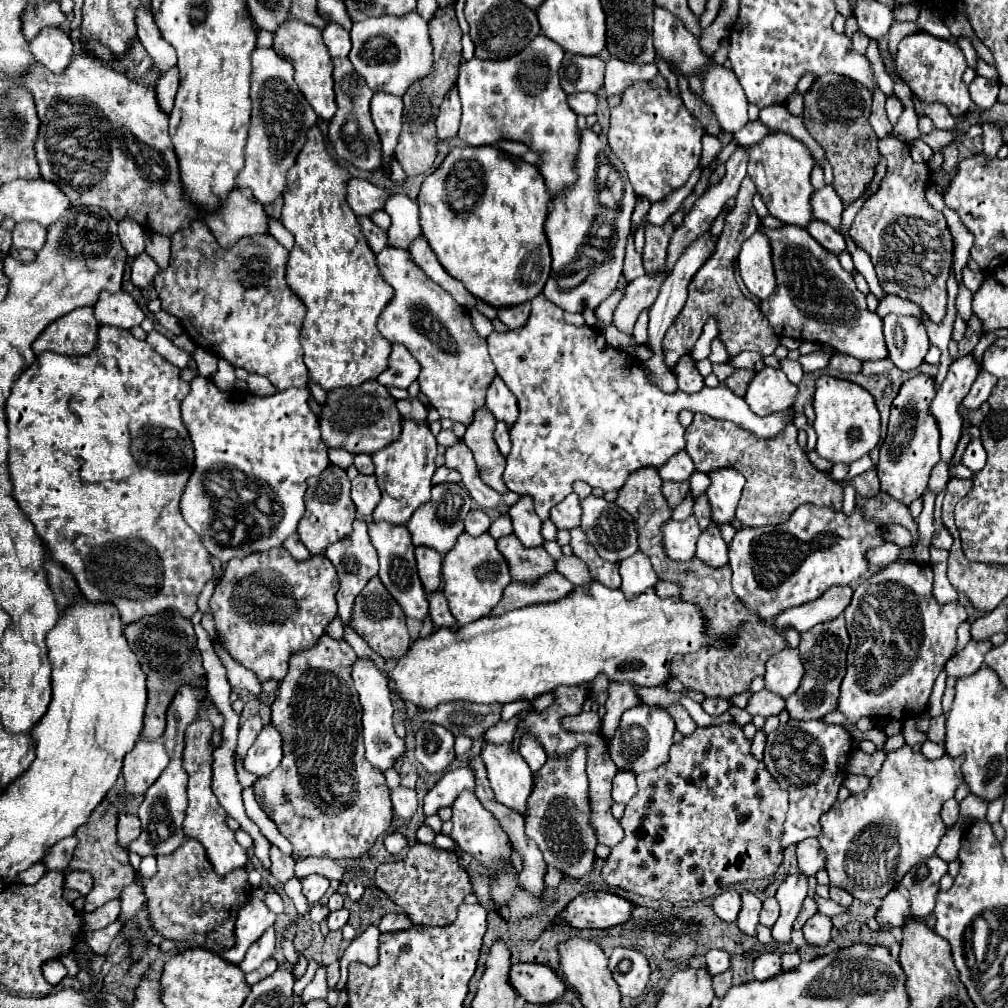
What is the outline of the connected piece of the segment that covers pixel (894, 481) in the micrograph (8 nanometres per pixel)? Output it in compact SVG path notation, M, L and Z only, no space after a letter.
M916 374L914 378L906 380L892 402L888 436L880 446L880 460L876 466L880 492L890 494L906 506L928 490L930 472L940 462L940 430L936 418L930 414L930 402L934 396L936 386L932 376Z

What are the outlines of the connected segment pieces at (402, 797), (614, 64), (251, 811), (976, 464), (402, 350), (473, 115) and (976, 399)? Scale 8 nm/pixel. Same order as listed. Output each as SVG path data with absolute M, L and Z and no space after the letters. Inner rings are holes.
M402 786L392 790L392 806L394 806L394 812L400 818L412 818L416 808L418 808L416 792L408 790L408 788L402 788Z
M610 58L606 62L606 80L604 90L608 96L624 94L624 90L640 80L655 78L659 74L656 64L637 64L633 62L620 62L618 58Z
M246 788L246 790L244 790L244 808L246 808L248 818L260 828L260 832L270 840L270 844L276 844L276 846L282 850L282 854L292 856L292 844L288 844L288 840L280 834L280 830L276 828L276 824L260 810L258 802L254 800L252 788Z
M970 440L964 454L962 454L962 464L968 466L972 472L978 472L986 464L986 450L980 440Z
M392 344L388 368L378 376L378 382L392 388L408 388L420 374L420 364L412 358L406 346Z
M538 34L532 38L528 48L524 48L520 54L514 54L504 60L480 60L472 58L460 66L460 76L458 76L458 94L462 100L462 124L458 136L470 144L470 146L482 146L482 144L494 144L498 140L518 140L528 144L532 150L540 150L542 162L538 166L540 174L546 180L546 186L552 196L564 192L570 182L574 182L574 160L578 154L578 144L580 144L580 134L576 126L576 112L568 106L568 94L560 86L560 76L558 70L564 60L564 50L550 40L544 34Z
M982 370L980 374L978 374L978 378L976 378L976 382L972 384L972 390L968 392L968 396L964 398L964 406L966 408L978 408L982 402L986 402L988 400L988 396L990 396L990 392L992 392L992 388L996 386L996 376L992 376L992 374L988 374L986 370Z

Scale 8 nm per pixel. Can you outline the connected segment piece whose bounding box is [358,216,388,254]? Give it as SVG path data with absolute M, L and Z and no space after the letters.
M360 216L358 222L360 222L360 226L362 226L362 234L364 234L364 238L368 240L370 248L372 248L376 254L378 254L382 248L388 246L388 236L386 236L384 230L380 230L368 216Z

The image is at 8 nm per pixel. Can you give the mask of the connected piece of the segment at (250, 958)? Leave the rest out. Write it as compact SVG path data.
M270 926L258 940L256 944L252 944L244 956L244 960L238 964L242 972L252 972L256 970L264 960L268 960L276 948L276 926Z

